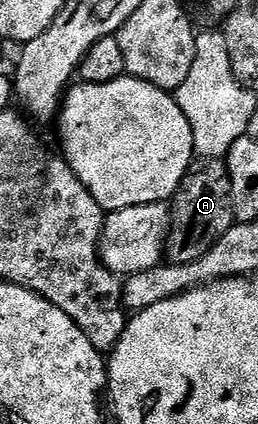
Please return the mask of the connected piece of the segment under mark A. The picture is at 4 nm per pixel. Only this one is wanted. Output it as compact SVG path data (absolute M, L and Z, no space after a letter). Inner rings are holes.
M206 160L199 166L200 169L197 167L184 177L174 197L166 245L166 260L170 264L198 262L236 223L227 163L224 160Z

